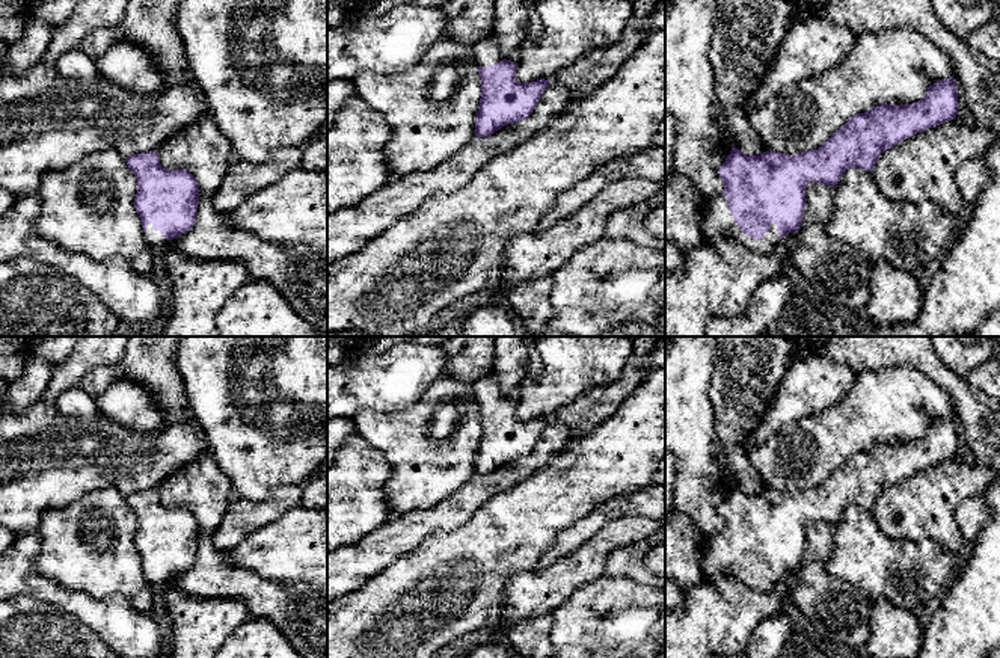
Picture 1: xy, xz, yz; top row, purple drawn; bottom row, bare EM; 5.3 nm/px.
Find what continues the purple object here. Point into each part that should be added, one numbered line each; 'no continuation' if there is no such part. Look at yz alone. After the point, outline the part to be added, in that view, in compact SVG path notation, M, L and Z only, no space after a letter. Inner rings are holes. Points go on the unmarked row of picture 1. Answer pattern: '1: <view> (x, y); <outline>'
1: yz (718, 560); M719 531L707 539L701 573L704 581L710 581L713 577L733 577L753 590L765 592L771 590L777 584L780 569L772 560L771 569L765 572L763 578L748 575L735 560L729 548L729 537L724 531Z

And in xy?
1: xy (156, 578); M152 561L148 563L148 567L145 569L145 577L155 593L161 593L163 586L169 581L169 578L160 569L155 569L152 566Z

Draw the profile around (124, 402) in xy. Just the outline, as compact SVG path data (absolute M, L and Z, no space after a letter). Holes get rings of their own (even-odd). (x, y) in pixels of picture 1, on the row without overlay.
M121 374L95 398L95 406L107 420L124 427L145 433L163 427L163 414L149 391Z

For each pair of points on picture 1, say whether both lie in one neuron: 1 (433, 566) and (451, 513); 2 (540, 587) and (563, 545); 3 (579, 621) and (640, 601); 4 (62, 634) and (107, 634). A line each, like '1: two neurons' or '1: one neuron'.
1: two neurons
2: two neurons
3: one neuron
4: two neurons

